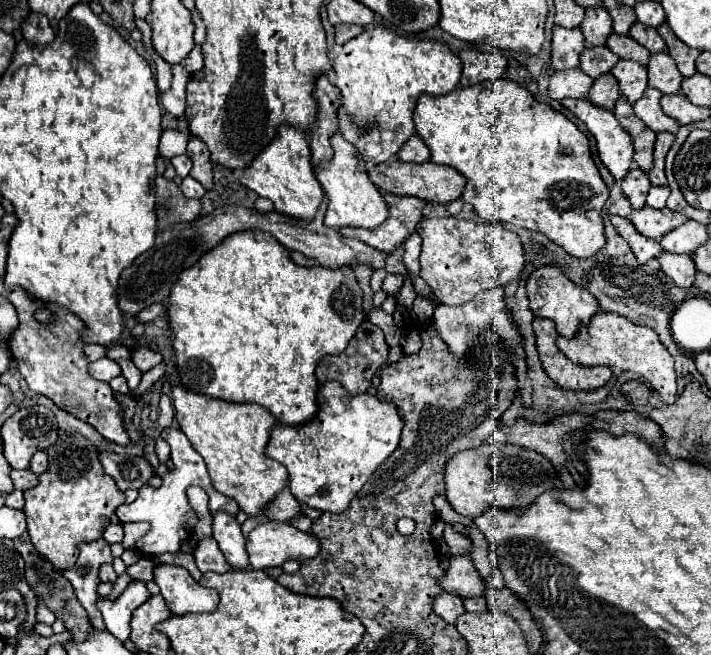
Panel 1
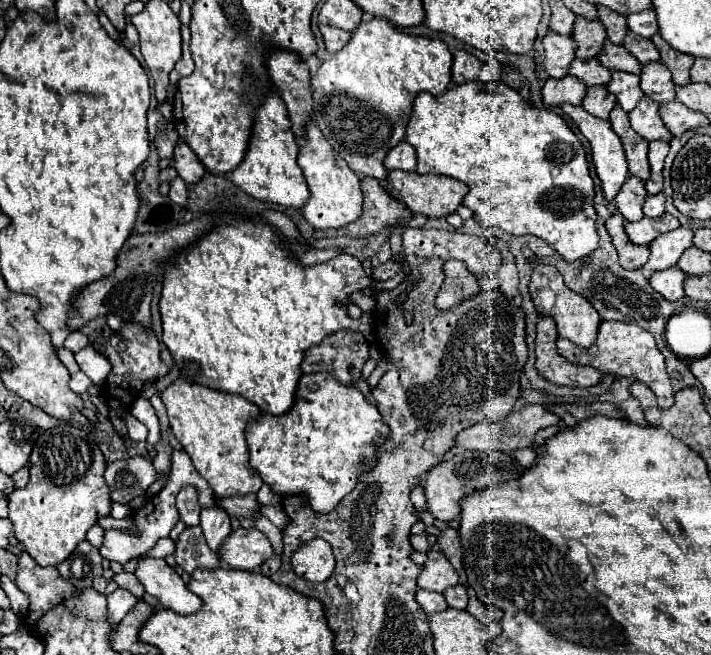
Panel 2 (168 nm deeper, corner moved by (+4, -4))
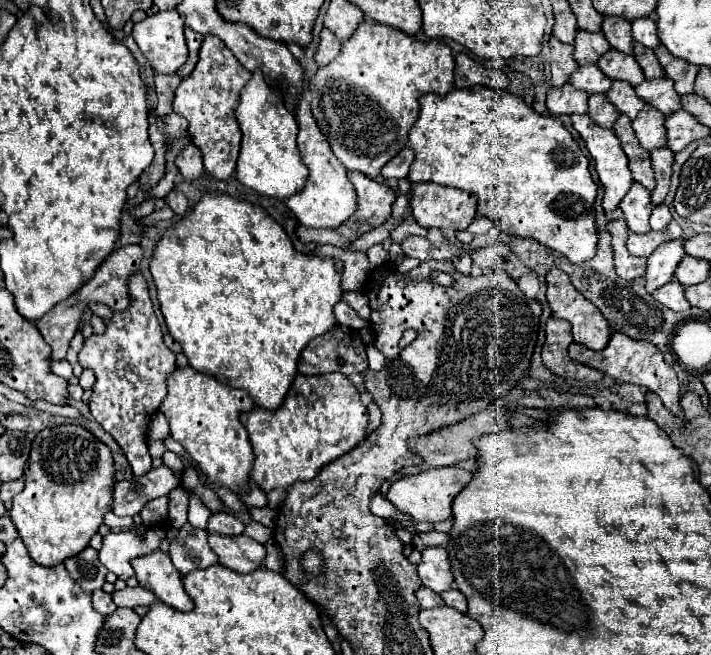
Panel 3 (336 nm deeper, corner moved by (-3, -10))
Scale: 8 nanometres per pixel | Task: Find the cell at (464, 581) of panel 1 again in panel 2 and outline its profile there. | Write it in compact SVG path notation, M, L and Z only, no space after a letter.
M430 550L426 556L428 560L424 562L422 572L418 574L418 588L432 590L432 592L444 592L446 588L458 584L458 574L442 552Z

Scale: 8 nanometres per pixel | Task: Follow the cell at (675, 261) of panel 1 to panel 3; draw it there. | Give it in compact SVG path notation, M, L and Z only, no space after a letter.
M671 280L665 286L657 288L653 292L653 298L657 302L661 302L663 306L671 308L673 312L681 312L681 310L689 310L691 308L691 304L685 300L685 288L677 280Z

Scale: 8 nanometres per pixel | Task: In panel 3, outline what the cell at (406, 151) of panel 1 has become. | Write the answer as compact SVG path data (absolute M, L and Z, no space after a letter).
M403 148L393 160L389 160L389 162L383 166L381 176L385 176L385 178L397 178L397 180L407 178L413 160L415 160L415 152L413 152L411 148Z

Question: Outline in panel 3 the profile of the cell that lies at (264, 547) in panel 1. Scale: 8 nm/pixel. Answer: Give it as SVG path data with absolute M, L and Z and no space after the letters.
M209 534L209 546L219 556L219 564L239 572L249 574L263 566L267 550L257 540L241 534L241 536L219 536Z

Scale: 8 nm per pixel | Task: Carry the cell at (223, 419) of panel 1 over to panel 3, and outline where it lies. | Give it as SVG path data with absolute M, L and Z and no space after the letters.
M189 366L175 368L175 372L167 378L167 384L169 394L161 402L159 410L165 414L171 426L171 436L199 464L201 472L211 484L229 488L235 494L247 494L255 454L241 422L241 414L253 410L253 400L245 390L229 388L207 374L195 372Z

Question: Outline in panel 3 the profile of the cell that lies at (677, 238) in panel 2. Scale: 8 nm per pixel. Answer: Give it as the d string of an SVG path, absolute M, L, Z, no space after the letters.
M685 238L669 240L669 242L657 246L657 250L647 258L645 288L649 292L653 292L653 290L661 288L663 284L667 284L669 280L673 280L675 268L679 266L681 258L685 256L683 242L685 242Z

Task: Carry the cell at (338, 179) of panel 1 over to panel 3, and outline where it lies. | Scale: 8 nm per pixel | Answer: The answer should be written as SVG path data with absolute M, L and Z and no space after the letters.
M301 96L297 106L297 124L299 124L297 146L299 146L303 164L309 168L309 180L307 180L307 186L297 196L291 196L289 200L285 200L285 204L303 226L339 228L357 210L357 192L347 178L347 168L333 156L333 150L329 148L325 136L319 132L305 96Z

